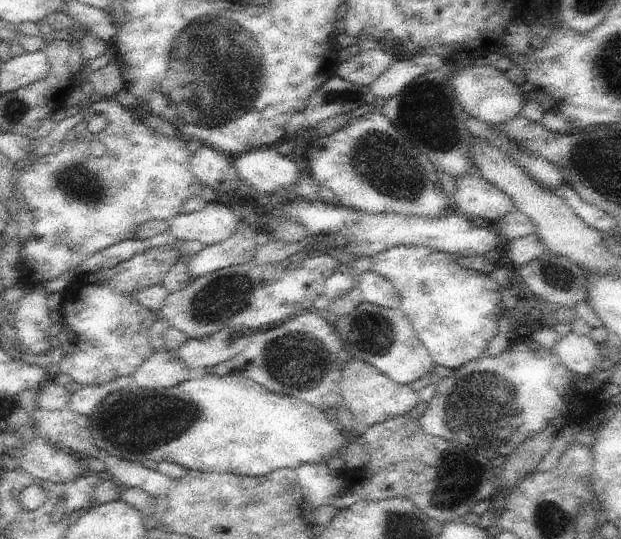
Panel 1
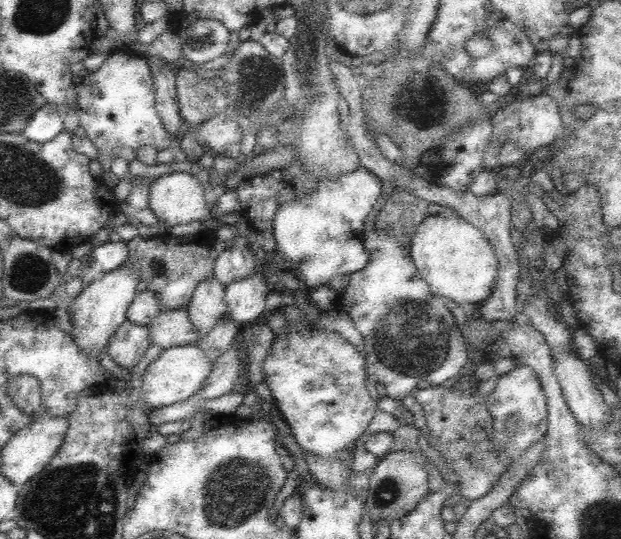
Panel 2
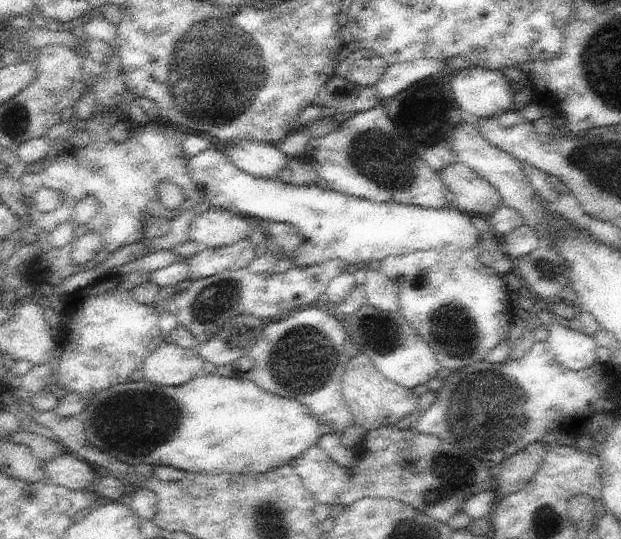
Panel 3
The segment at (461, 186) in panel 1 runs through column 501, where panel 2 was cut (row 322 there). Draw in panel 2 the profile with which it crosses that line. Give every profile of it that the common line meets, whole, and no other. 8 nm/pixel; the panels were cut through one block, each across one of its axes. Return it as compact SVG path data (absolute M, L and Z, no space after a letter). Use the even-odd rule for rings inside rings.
M214 277L202 280L194 290L188 308L185 309L197 338L201 339L227 312L225 286Z

